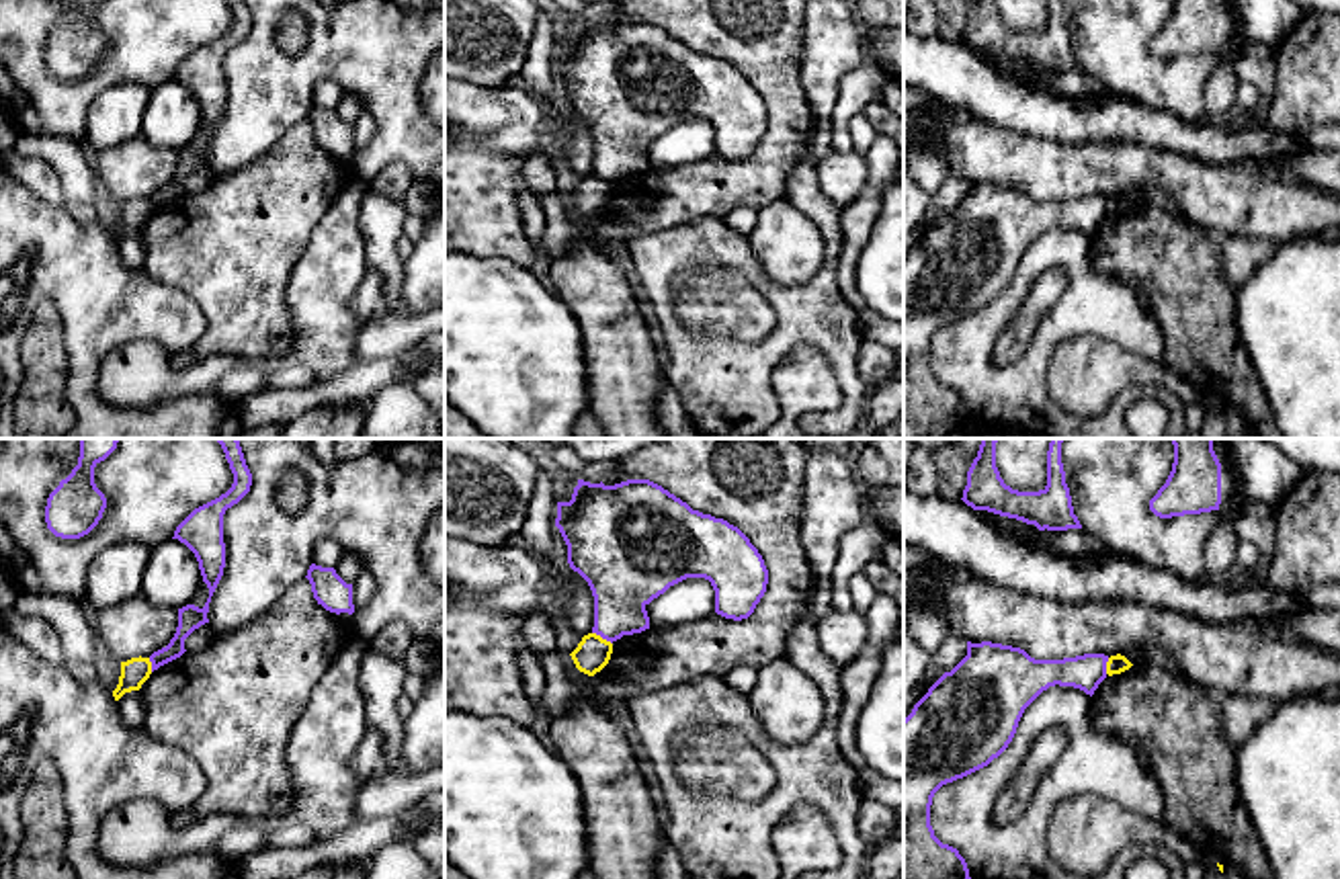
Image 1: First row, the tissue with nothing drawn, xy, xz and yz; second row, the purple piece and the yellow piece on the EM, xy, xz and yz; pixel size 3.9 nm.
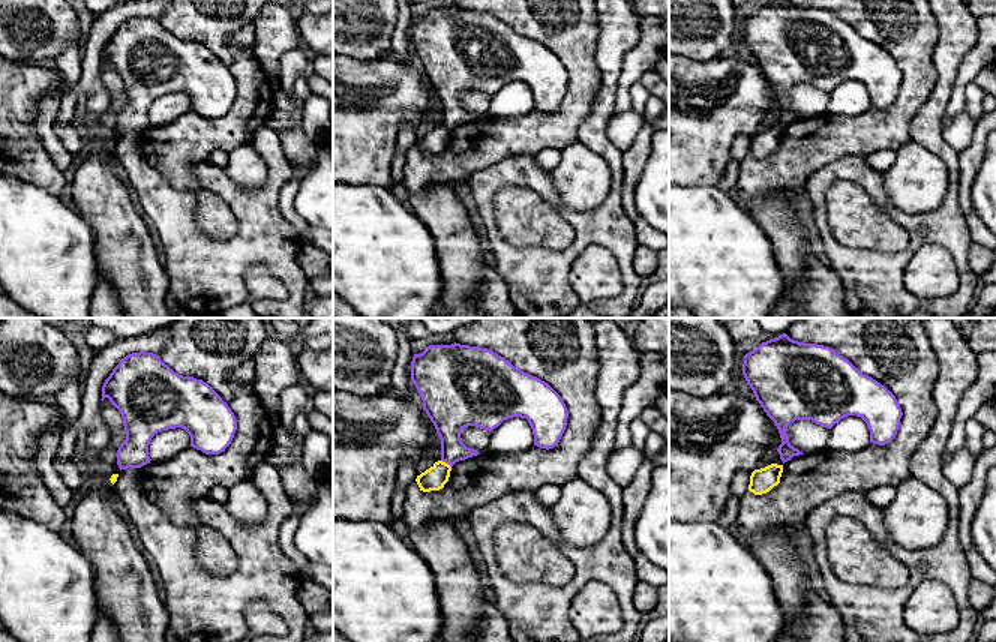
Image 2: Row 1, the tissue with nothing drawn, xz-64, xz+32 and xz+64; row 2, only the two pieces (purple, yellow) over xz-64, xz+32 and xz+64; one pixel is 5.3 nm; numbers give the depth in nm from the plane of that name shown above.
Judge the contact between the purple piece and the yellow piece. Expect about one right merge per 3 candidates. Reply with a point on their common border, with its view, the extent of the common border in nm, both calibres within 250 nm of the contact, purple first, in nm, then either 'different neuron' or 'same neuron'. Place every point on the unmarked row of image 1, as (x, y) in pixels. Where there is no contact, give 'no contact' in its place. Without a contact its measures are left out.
meets purple in xz at (603, 179); contact 90 nm long; 280 nm thick on the purple side, 140 nm on the other; different neuron

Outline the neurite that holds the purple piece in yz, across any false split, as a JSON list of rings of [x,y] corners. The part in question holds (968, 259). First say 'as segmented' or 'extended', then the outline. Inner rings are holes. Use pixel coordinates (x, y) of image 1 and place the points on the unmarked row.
as segmented; [[[967,182],[967,197],[904,260],[904,438],[949,438],[959,426],[971,424],[959,391],[934,377],[934,334],[998,299],[1012,283],[1024,250],[1049,227],[1074,227],[1092,238],[1106,219],[1106,203],[1104,195],[1035,201],[1020,189]]]

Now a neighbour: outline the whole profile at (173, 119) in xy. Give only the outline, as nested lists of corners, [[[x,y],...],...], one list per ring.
[[[178,80],[152,88],[141,121],[143,137],[156,148],[182,150],[201,131],[203,117],[195,94]]]

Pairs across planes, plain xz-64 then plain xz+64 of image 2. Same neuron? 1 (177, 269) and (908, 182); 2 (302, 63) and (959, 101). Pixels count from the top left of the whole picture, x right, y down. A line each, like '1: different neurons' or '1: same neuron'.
1: different neurons
2: same neuron

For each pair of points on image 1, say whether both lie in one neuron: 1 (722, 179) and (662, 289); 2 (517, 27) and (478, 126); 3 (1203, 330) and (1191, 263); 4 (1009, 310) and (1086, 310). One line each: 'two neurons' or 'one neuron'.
1: two neurons
2: two neurons
3: one neuron
4: one neuron

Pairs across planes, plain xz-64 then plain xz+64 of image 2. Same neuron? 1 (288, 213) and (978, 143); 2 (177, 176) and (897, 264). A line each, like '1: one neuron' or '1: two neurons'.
1: one neuron
2: two neurons

